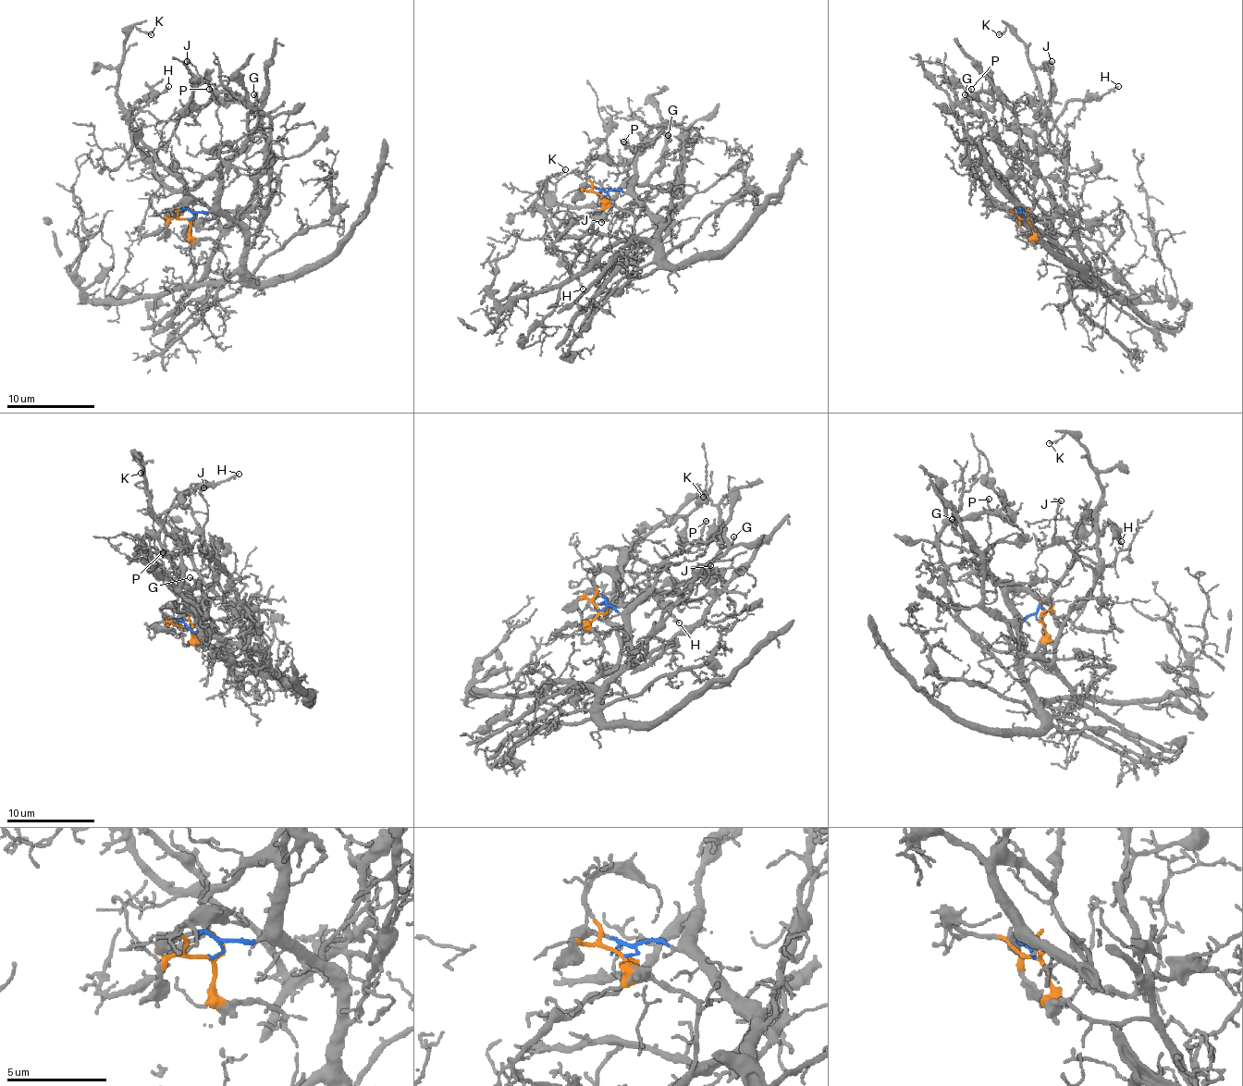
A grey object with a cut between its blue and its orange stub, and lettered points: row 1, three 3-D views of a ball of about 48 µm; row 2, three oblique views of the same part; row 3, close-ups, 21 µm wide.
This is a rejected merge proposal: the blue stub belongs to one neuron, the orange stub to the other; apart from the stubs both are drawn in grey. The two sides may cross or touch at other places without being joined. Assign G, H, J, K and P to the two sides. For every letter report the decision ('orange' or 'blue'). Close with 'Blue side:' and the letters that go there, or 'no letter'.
G: blue
H: orange
J: orange
K: orange
P: blue
Blue side: G, P

